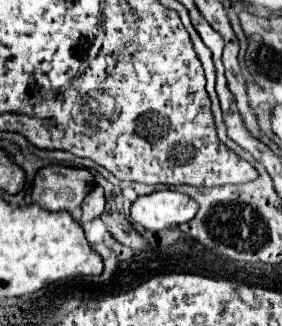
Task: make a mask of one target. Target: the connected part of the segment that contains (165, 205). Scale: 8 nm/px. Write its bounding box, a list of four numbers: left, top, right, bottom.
[131,191,197,233]

